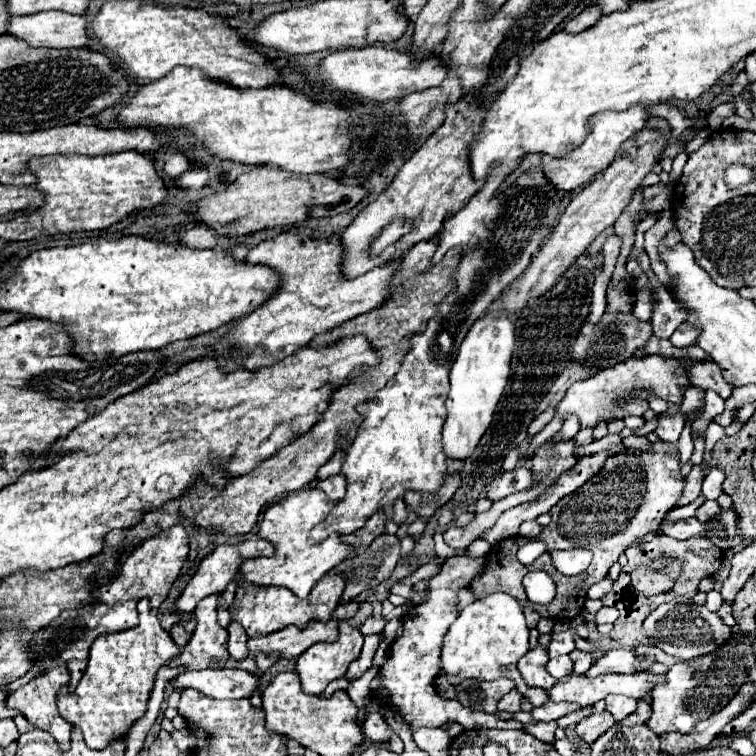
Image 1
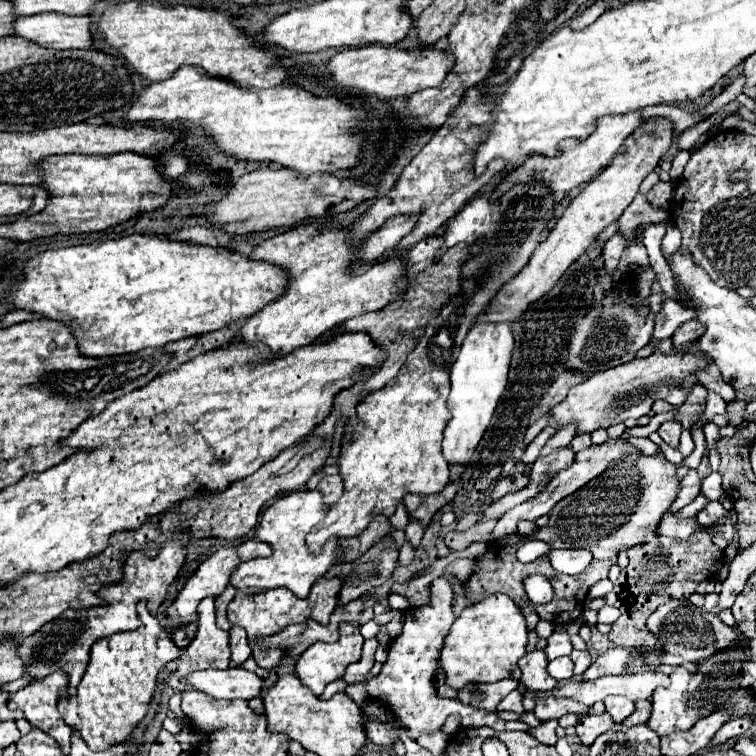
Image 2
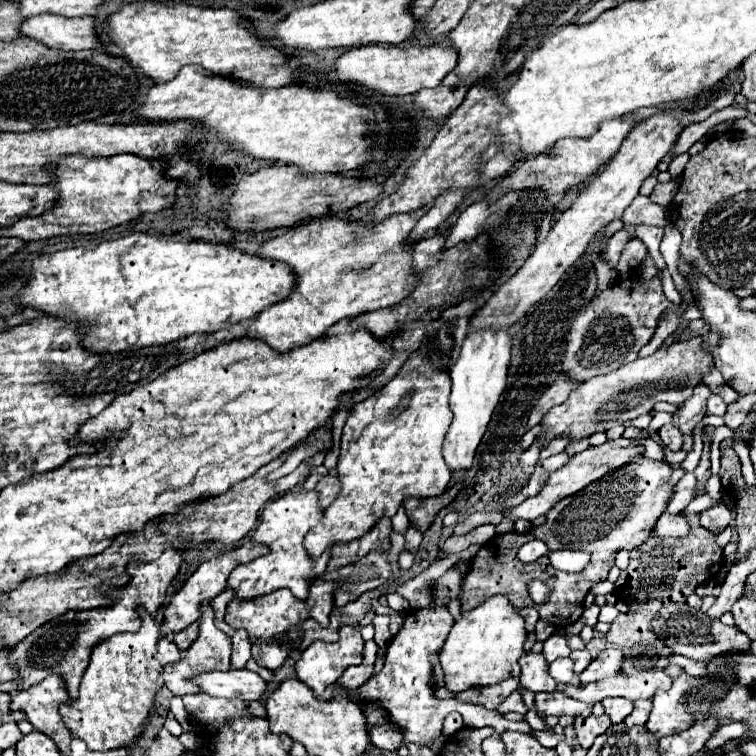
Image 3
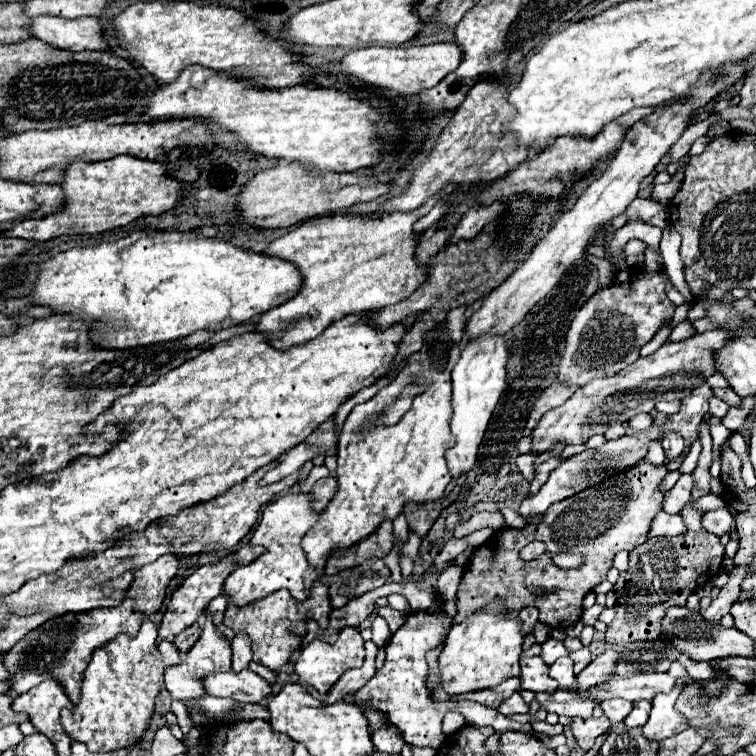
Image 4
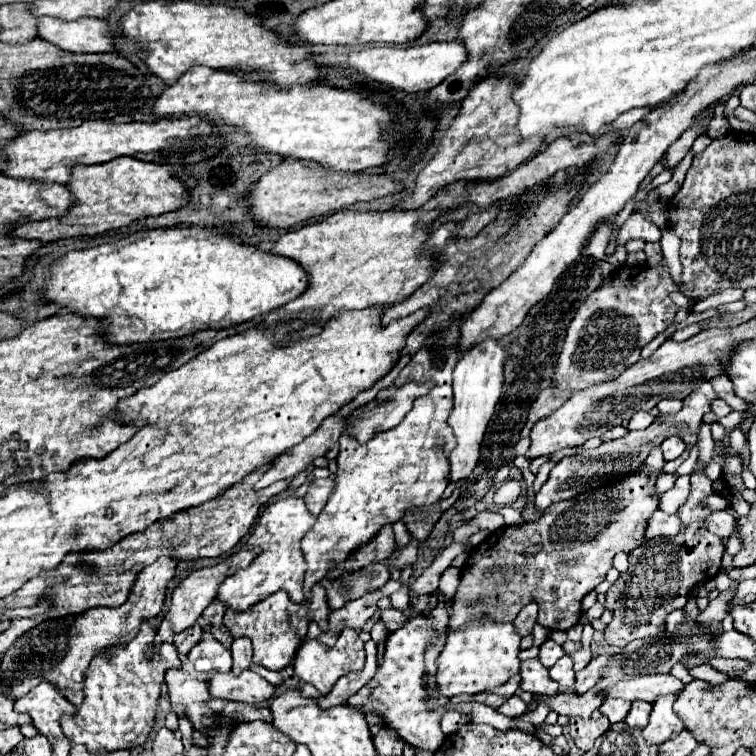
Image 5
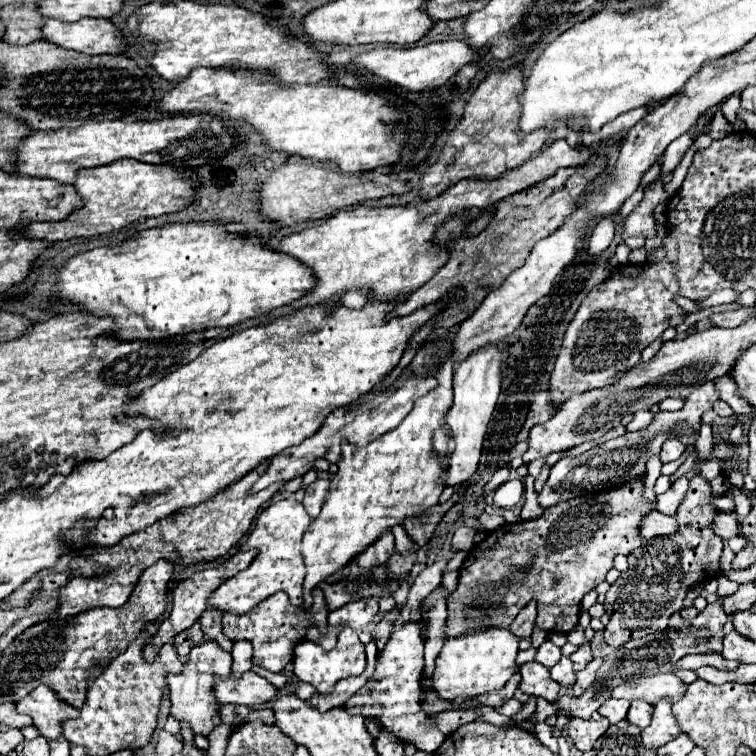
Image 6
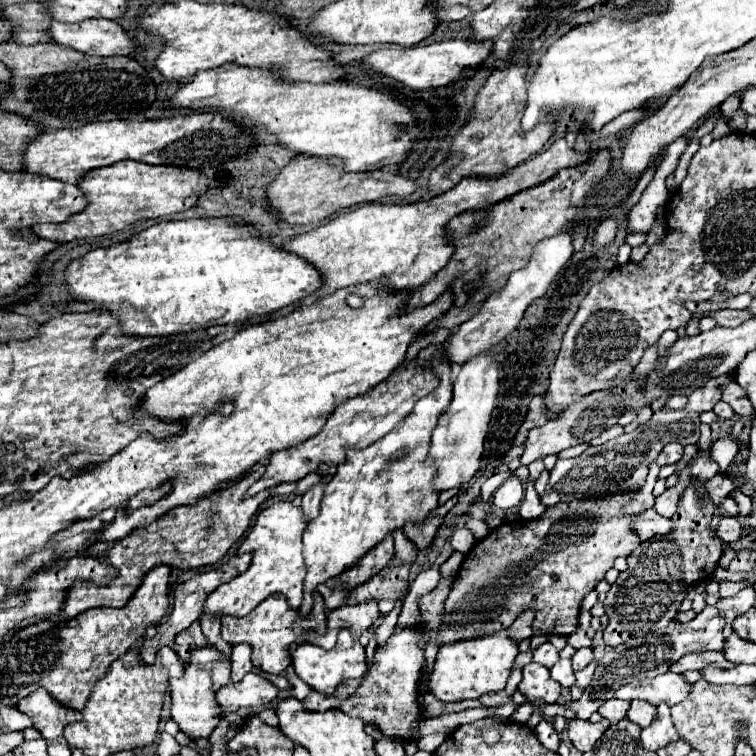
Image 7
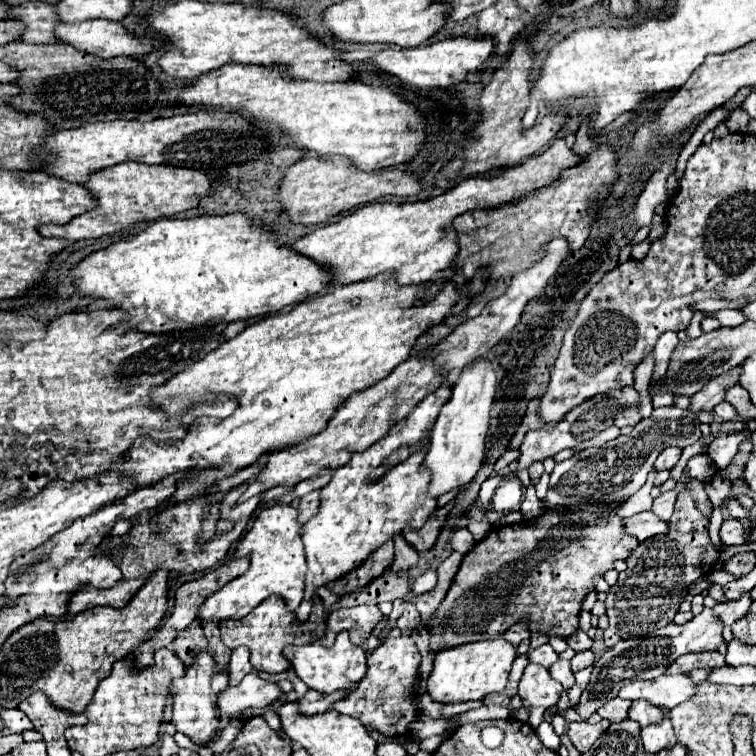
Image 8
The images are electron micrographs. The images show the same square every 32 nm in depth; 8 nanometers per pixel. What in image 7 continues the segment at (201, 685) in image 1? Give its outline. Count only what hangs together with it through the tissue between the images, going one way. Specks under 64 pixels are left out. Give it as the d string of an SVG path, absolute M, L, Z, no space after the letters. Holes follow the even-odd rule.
M248 672L238 684L232 684L232 682L226 684L216 694L222 713L236 712L238 708L266 706L276 696L278 696L278 688L254 672Z

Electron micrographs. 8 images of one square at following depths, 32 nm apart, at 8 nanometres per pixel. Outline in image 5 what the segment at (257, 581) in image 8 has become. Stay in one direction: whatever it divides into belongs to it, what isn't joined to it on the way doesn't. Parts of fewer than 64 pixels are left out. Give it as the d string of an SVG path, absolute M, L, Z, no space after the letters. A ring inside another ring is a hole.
M288 496L266 506L246 542L248 548L260 546L262 554L258 554L248 568L238 570L230 578L226 578L218 588L214 600L222 602L226 608L232 608L234 612L244 612L252 604L268 598L270 594L278 590L286 590L294 604L302 604L304 602L302 580L304 580L306 564L304 564L304 554L300 550L300 540L308 532L310 524L314 524L314 520L316 518L308 512L302 498Z

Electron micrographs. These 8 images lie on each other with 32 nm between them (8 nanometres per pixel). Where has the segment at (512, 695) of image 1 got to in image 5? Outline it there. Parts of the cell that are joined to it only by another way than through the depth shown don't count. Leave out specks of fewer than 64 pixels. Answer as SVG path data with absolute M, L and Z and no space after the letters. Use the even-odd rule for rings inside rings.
M512 696L512 698L508 698L508 700L498 708L498 712L504 714L504 716L514 718L514 716L520 716L520 714L526 712L526 704L524 704L518 696Z

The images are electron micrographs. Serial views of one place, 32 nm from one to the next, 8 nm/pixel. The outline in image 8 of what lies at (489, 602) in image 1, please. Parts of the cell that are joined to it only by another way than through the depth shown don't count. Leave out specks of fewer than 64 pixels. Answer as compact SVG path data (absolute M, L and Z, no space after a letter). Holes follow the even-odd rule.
M502 636L476 644L462 644L462 648L446 648L436 654L434 670L428 678L426 694L434 702L456 704L466 700L482 700L492 692L502 692L516 658L516 648L508 644Z

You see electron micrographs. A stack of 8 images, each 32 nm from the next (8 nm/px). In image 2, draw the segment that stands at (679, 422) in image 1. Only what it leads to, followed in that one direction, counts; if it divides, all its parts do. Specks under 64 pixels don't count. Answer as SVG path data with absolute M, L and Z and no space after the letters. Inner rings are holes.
M676 420L664 422L664 424L658 428L660 438L662 438L668 446L672 446L672 448L678 448L678 444L680 444L680 432L682 432L682 428L680 428L680 424L676 424Z

